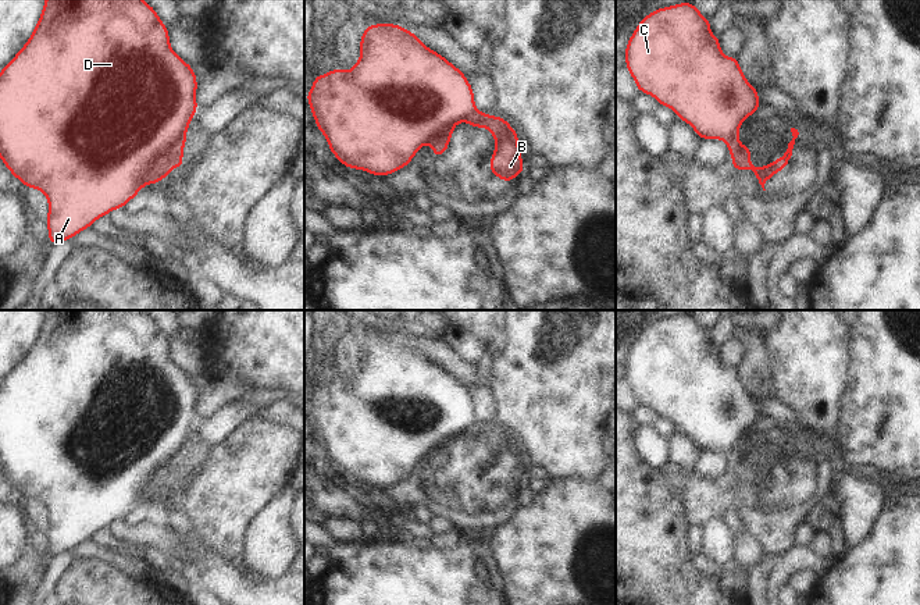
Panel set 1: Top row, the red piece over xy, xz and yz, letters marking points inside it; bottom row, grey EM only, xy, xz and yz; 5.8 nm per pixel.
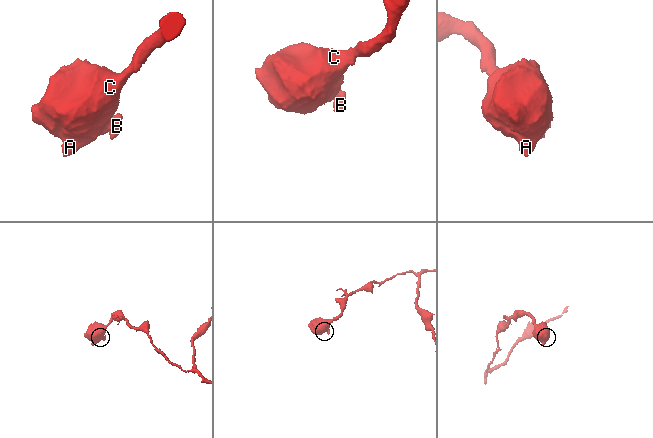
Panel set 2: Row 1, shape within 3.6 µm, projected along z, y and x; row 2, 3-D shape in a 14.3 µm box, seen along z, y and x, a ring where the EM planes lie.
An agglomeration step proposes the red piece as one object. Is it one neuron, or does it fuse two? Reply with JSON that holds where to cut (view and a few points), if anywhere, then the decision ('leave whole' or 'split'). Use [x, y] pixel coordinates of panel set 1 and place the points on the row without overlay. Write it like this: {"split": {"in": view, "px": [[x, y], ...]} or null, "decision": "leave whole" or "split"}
{"split": {"in": "yz", "px": [[744, 458], [733, 470]]}, "decision": "split"}

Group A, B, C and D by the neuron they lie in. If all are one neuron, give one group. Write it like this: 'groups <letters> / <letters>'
groups A C D / B

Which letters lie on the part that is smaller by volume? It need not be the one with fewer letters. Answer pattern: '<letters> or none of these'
B

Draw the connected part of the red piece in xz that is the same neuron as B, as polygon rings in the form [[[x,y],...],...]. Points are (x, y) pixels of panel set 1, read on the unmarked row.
[[[489,427],[485,439],[495,448],[489,483],[509,495],[525,480],[518,459],[518,445],[503,428]]]

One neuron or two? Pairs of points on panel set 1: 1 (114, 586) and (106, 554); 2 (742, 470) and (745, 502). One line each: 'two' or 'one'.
1: two
2: one

